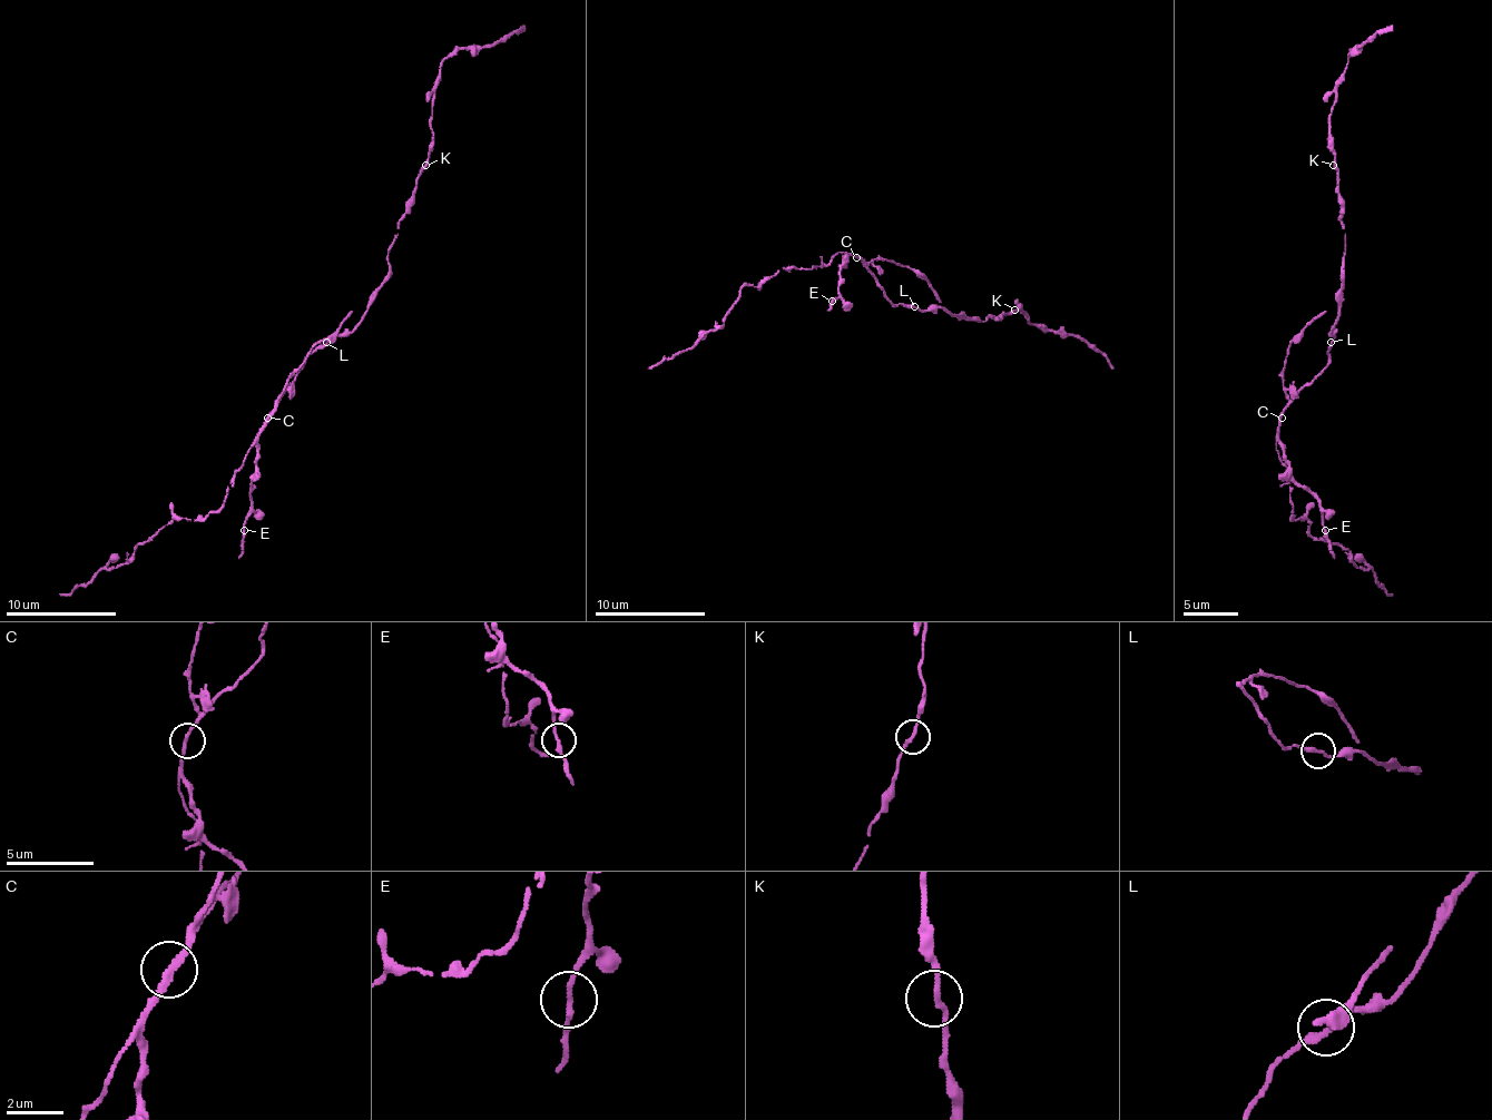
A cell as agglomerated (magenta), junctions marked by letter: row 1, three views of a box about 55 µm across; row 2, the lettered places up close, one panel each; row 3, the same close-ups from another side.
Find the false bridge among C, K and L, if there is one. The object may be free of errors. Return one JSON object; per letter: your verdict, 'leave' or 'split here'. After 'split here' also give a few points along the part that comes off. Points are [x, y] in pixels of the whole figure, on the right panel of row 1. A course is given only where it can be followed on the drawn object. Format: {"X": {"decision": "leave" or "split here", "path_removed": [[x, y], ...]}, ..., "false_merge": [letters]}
{"C": {"decision": "split here", "path_removed": [[1281, 416], [1278, 439], [1286, 472], [1319, 504], [1327, 549], [1333, 557]]}, "K": {"decision": "leave"}, "L": {"decision": "leave"}, "false_merge": ["C"]}

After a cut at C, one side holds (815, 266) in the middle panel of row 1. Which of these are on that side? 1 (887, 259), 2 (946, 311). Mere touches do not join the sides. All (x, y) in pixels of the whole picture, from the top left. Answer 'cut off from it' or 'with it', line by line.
1: cut off from it
2: with it

